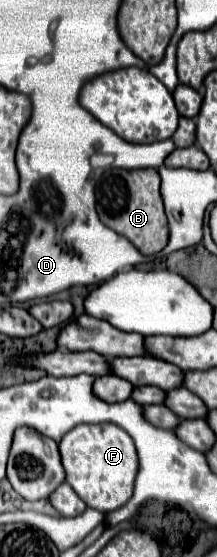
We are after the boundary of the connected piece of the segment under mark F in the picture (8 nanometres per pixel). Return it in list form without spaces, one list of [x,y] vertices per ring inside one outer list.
[[[78,424],[58,444],[66,482],[86,502],[86,506],[112,512],[128,502],[138,470],[138,456],[132,438],[114,424]]]

